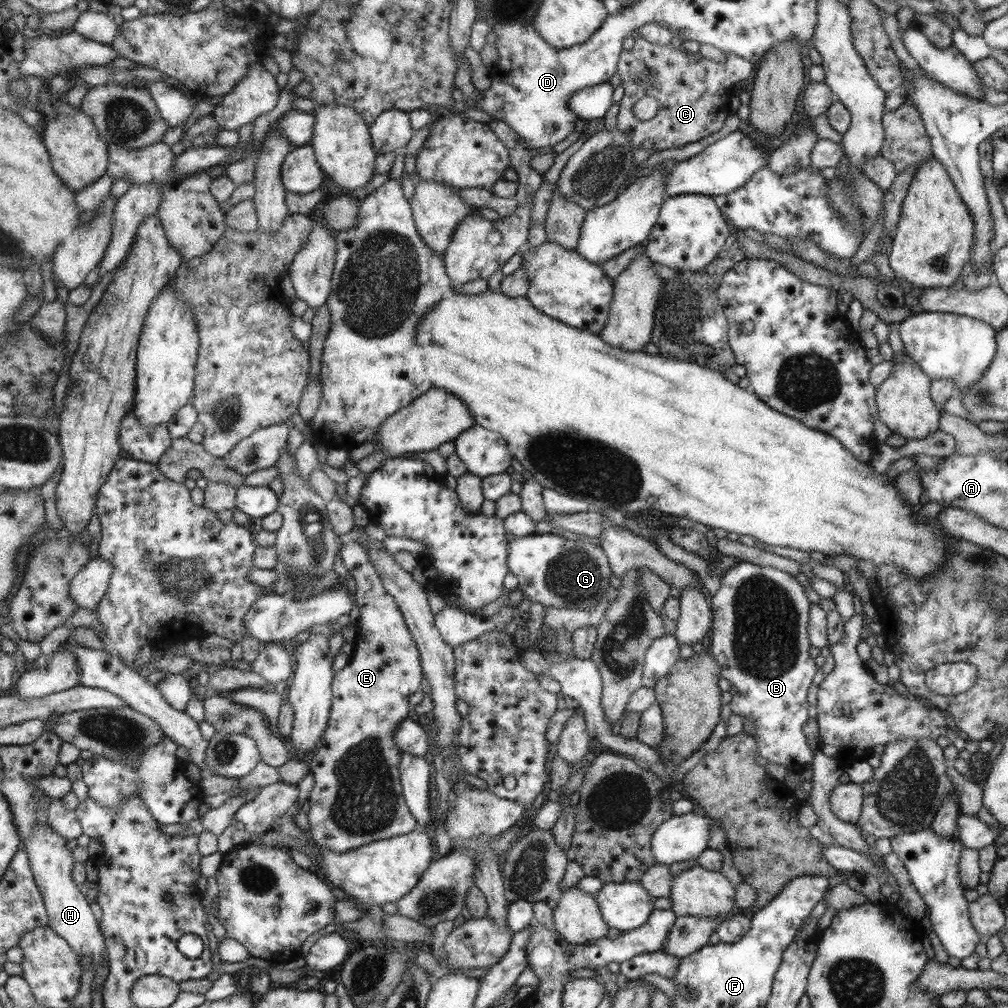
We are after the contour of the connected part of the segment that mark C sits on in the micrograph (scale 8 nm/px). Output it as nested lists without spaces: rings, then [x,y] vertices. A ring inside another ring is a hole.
[[[639,36],[633,42],[631,50],[620,53],[616,66],[616,73],[619,74],[624,93],[618,103],[619,112],[615,116],[615,120],[616,127],[627,135],[631,143],[634,164],[642,163],[654,152],[666,148],[681,148],[689,142],[697,142],[697,140],[721,130],[723,120],[729,116],[725,112],[729,106],[733,84],[751,74],[751,63],[734,54],[725,54],[722,62],[713,62],[699,53],[689,53],[683,48],[675,49],[671,44],[665,46],[649,44]],[[644,95],[655,98],[659,107],[657,114],[650,120],[637,120],[632,116],[632,107]]]

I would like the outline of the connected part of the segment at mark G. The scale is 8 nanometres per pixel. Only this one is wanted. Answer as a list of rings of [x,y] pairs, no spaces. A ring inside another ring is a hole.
[[[534,534],[515,538],[508,543],[507,553],[508,571],[519,582],[517,589],[523,593],[526,603],[539,603],[544,608],[593,608],[610,588],[608,578],[611,566],[604,549],[596,541],[580,538],[572,542],[555,534]]]

